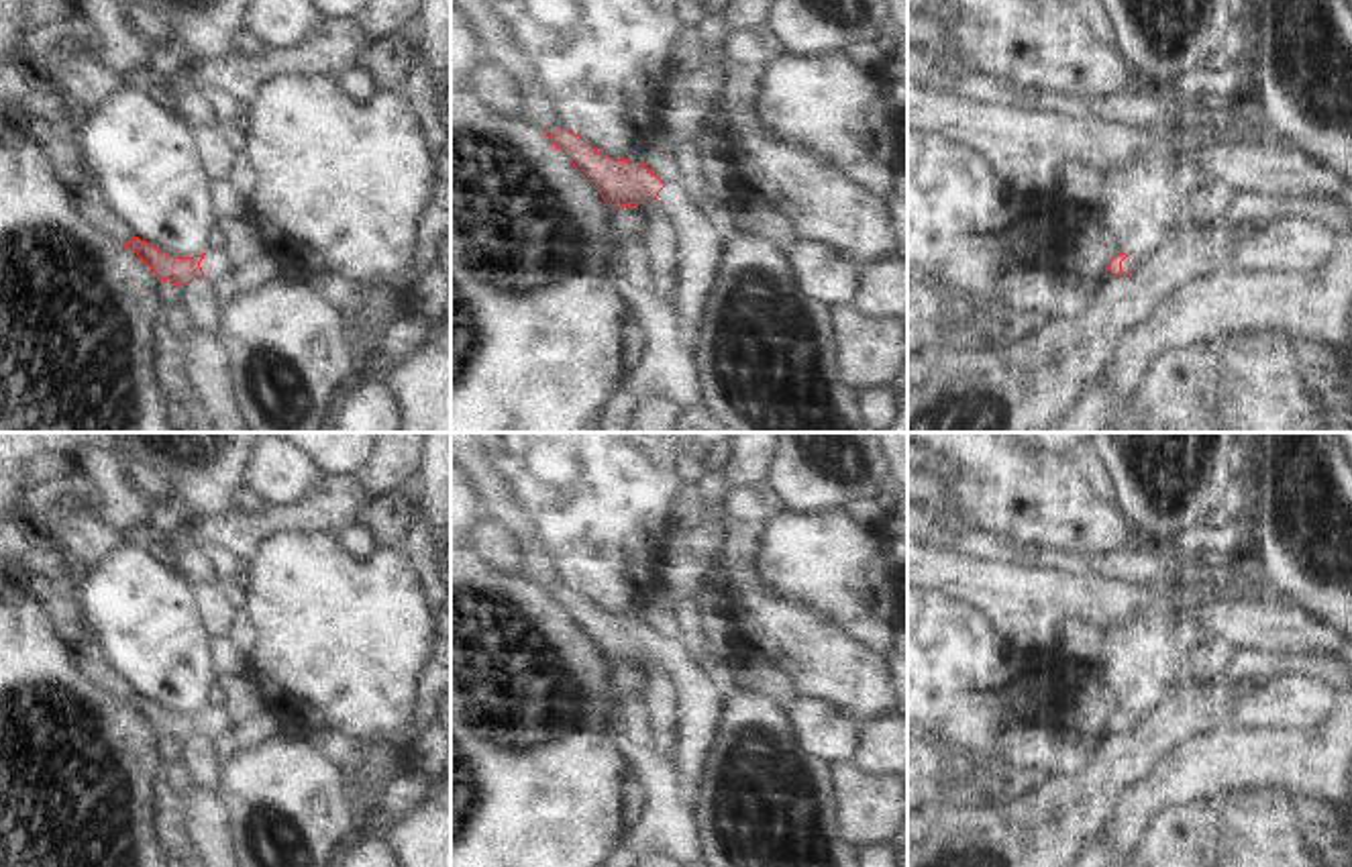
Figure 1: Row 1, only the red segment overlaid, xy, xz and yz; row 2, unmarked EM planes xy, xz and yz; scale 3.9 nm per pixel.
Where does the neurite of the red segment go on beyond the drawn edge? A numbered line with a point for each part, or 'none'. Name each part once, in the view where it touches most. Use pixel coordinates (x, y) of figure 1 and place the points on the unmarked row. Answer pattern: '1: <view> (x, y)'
1: xy (215, 721)

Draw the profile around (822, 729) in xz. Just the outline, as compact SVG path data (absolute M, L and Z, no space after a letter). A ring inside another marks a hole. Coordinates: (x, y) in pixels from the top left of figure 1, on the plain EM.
M793 700L787 712L799 743L822 761L854 759L863 747L863 728L824 700Z

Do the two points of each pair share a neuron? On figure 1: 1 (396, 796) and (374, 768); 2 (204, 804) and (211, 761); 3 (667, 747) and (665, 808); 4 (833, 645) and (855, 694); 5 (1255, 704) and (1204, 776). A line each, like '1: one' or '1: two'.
1: two
2: two
3: two
4: one
5: two

